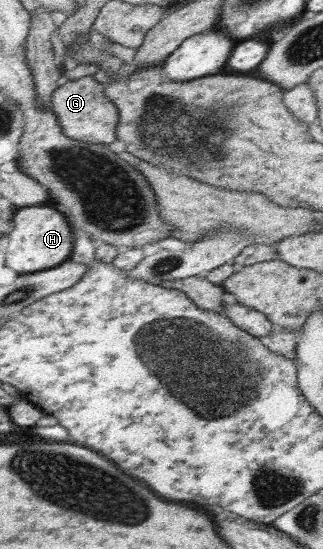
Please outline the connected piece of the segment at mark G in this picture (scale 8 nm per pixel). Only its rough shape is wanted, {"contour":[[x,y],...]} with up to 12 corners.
{"contour":[[64,79],[49,109],[71,139],[115,143],[109,85]]}

